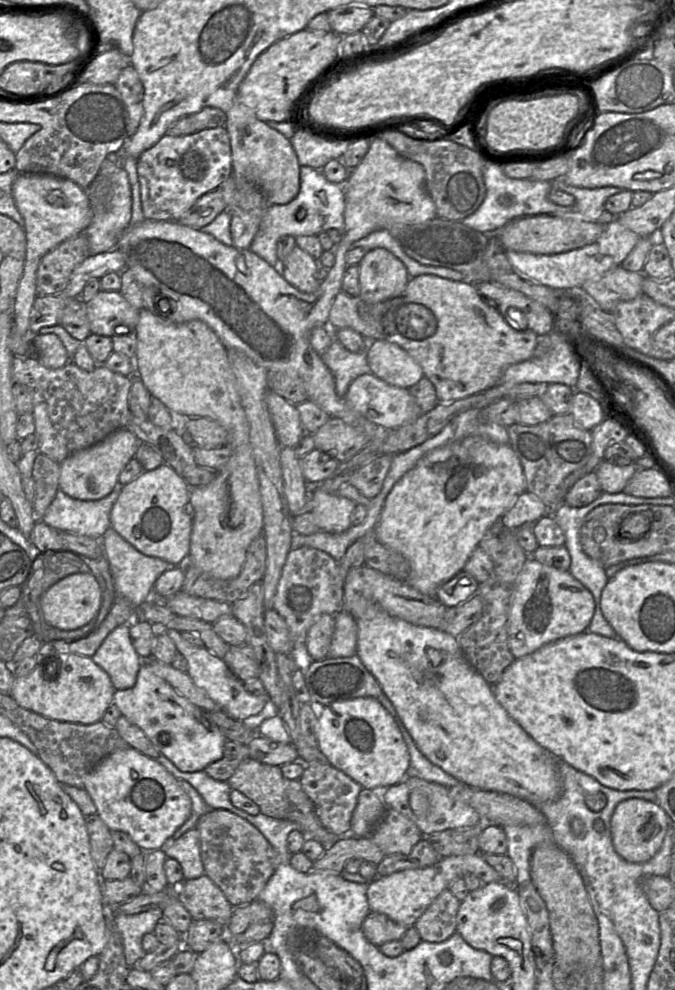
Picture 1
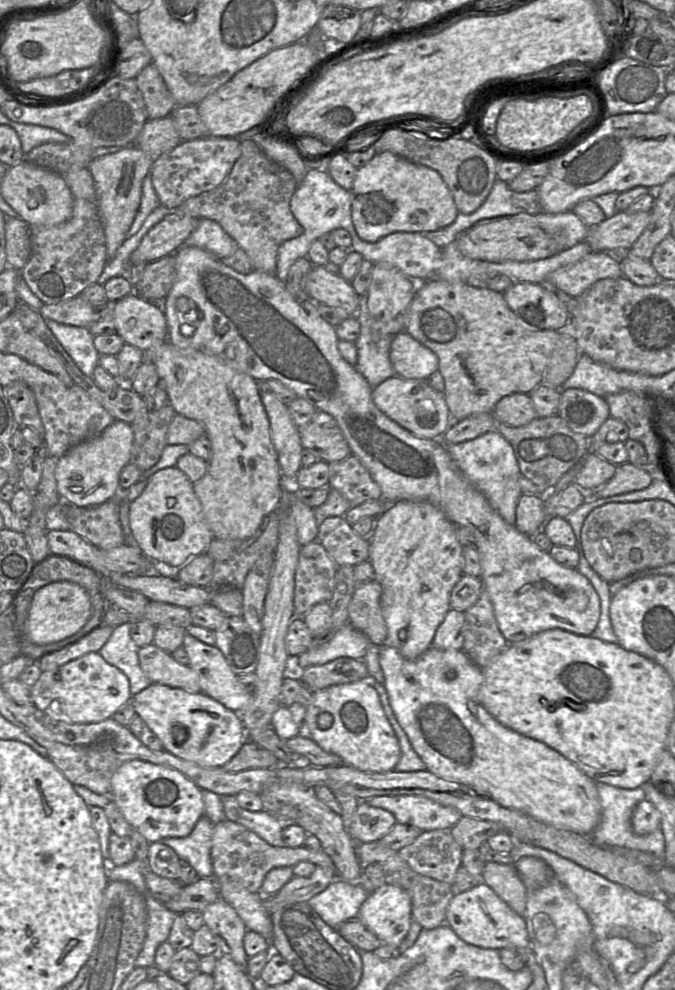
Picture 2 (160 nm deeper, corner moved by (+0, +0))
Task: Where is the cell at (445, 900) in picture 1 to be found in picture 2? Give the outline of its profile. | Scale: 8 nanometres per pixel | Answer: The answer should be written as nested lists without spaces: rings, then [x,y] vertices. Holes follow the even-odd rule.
[[[379,841],[358,843],[357,856],[361,866],[372,862],[381,864],[384,872],[384,882],[399,886],[411,897],[412,918],[424,929],[434,929],[446,923],[447,907],[456,893],[454,885],[423,876],[413,871],[407,862],[401,858],[398,851],[389,849]]]

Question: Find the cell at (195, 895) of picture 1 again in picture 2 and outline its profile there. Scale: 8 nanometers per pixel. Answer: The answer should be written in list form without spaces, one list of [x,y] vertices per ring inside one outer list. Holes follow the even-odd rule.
[[[221,896],[203,911],[203,920],[215,936],[219,945],[219,954],[231,958],[245,973],[249,957],[243,939],[247,931],[236,910]]]

